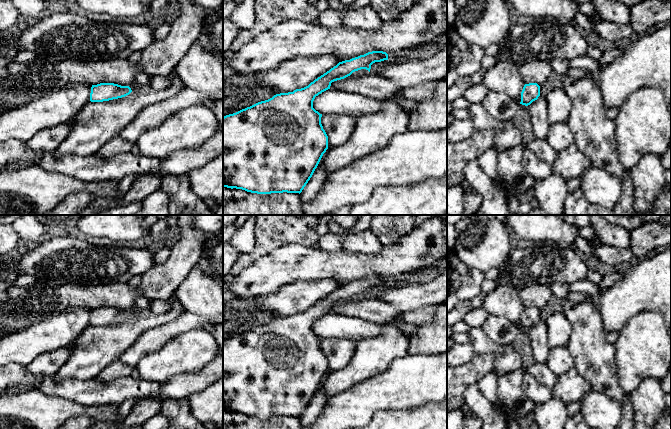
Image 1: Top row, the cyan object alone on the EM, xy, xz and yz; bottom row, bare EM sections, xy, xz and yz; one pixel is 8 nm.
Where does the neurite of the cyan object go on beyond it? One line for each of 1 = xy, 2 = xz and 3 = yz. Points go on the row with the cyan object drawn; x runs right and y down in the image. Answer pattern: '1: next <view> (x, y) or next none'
1: next none
2: next none
3: next none

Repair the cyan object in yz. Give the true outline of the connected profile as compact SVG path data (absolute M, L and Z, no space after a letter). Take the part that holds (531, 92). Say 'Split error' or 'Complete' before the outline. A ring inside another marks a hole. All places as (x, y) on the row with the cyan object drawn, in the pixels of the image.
Complete. M537 83L525 84L521 92L520 104L528 106L540 96L540 86Z

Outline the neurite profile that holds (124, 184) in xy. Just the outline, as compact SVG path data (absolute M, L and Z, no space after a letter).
M127 175L123 179L118 181L119 195L124 197L130 190L132 184L140 175Z

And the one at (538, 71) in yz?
M534 59L521 64L519 71L525 84L537 83L539 86L542 86L549 79L553 69L549 61Z

